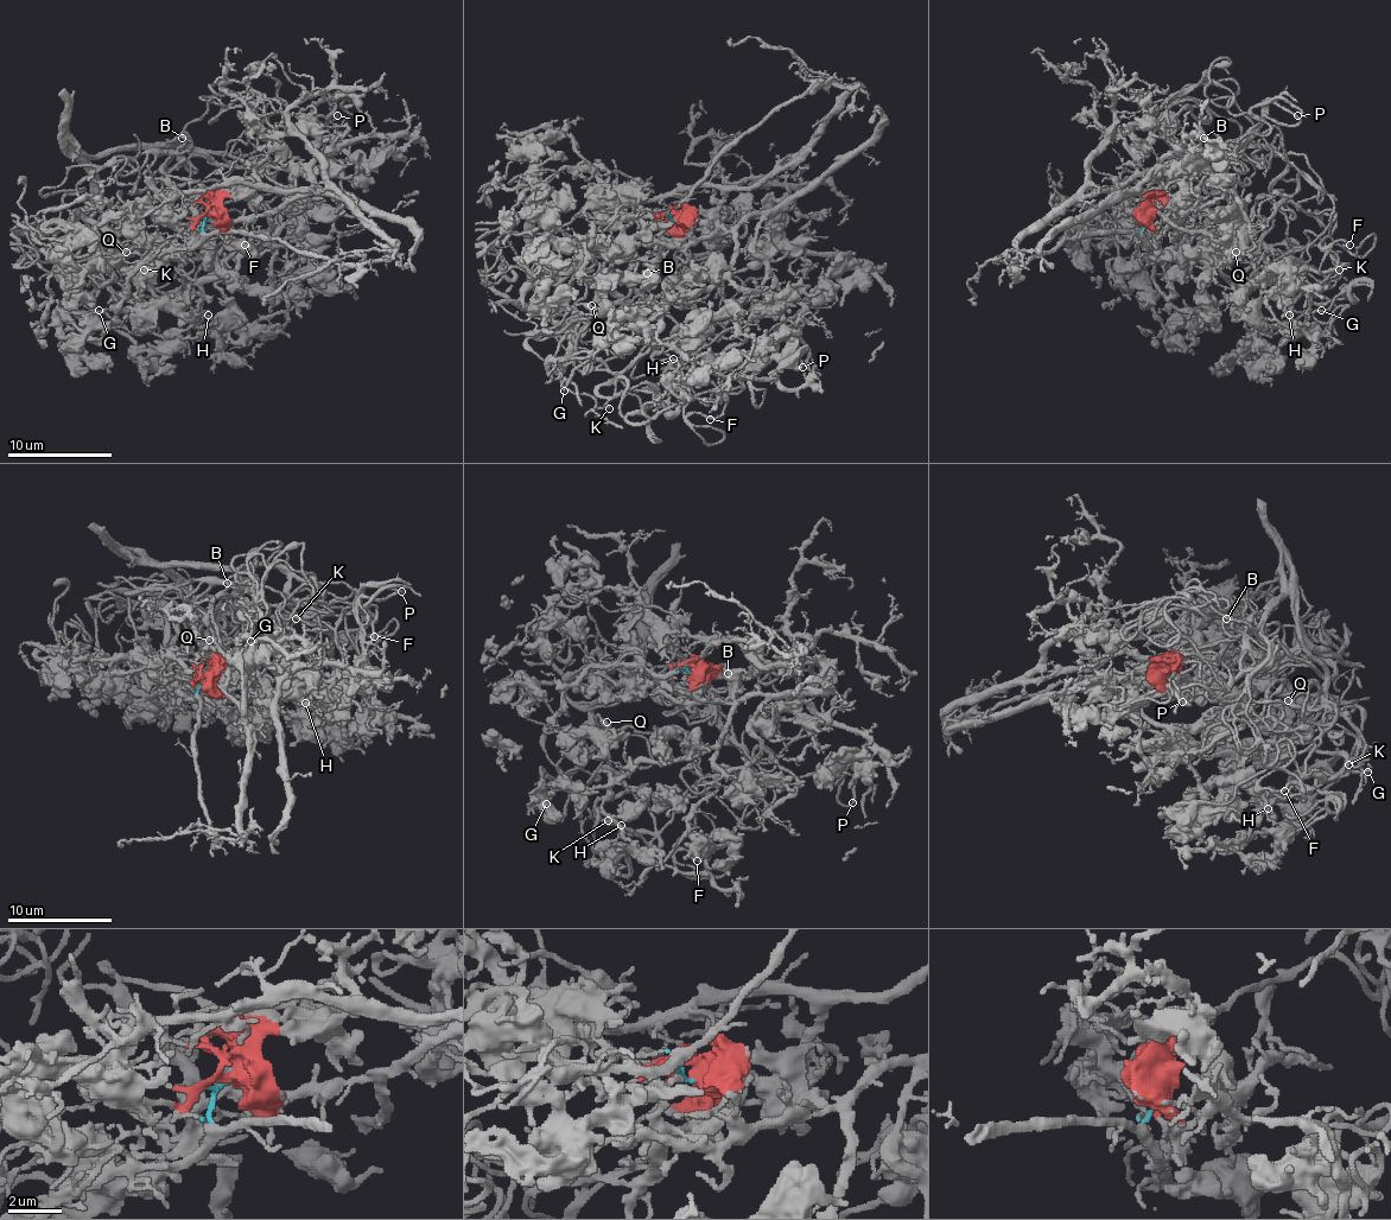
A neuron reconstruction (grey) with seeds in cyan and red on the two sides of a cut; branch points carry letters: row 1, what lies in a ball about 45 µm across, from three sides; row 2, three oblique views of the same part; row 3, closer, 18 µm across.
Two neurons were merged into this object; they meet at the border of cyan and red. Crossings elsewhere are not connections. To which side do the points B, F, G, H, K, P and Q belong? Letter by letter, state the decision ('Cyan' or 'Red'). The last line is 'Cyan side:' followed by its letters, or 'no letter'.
B: Red
F: Red
G: Red
H: Red
K: Red
P: Red
Q: Red
Cyan side: no letter

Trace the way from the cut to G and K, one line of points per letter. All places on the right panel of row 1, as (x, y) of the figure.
G: (1148, 213), (1161, 252), (1180, 254), (1198, 228), (1224, 228), (1284, 254), (1303, 273), (1290, 330), (1321, 309)
K: (1148, 213), (1161, 252), (1180, 254), (1198, 228), (1224, 228), (1290, 254), (1313, 278), (1334, 280), (1340, 269)

